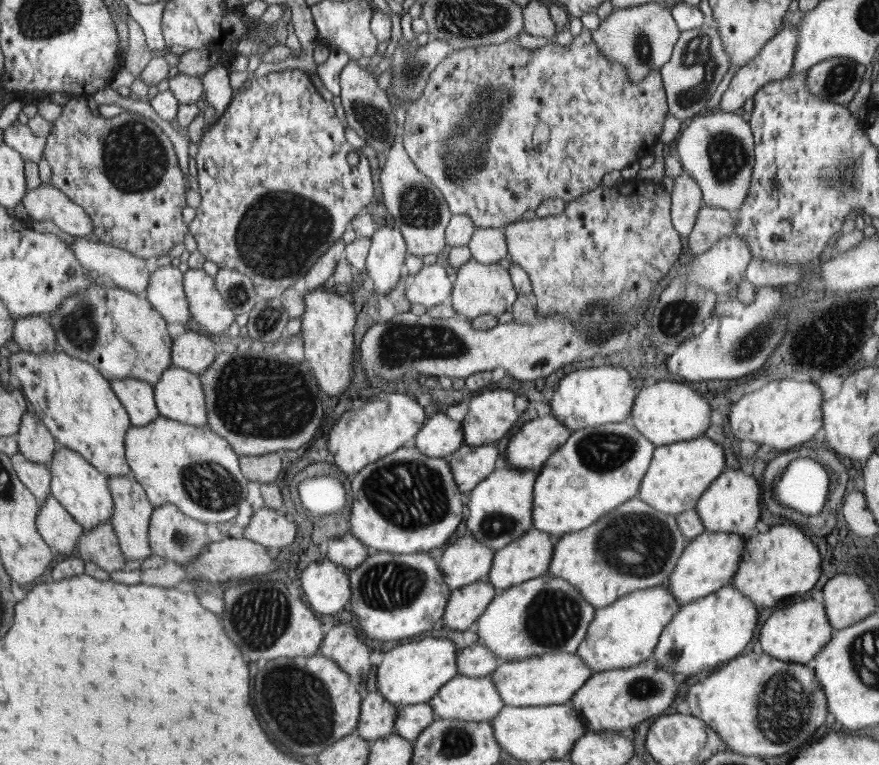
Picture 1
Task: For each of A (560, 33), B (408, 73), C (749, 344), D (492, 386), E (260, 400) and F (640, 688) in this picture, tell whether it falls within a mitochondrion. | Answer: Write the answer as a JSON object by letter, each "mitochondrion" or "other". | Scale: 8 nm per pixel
{"A":"other","B":"mitochondrion","C":"mitochondrion","D":"other","E":"mitochondrion","F":"mitochondrion"}

